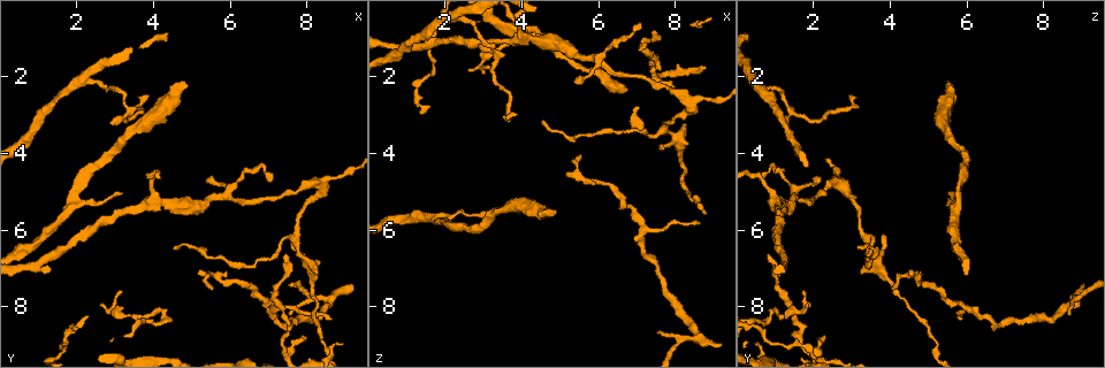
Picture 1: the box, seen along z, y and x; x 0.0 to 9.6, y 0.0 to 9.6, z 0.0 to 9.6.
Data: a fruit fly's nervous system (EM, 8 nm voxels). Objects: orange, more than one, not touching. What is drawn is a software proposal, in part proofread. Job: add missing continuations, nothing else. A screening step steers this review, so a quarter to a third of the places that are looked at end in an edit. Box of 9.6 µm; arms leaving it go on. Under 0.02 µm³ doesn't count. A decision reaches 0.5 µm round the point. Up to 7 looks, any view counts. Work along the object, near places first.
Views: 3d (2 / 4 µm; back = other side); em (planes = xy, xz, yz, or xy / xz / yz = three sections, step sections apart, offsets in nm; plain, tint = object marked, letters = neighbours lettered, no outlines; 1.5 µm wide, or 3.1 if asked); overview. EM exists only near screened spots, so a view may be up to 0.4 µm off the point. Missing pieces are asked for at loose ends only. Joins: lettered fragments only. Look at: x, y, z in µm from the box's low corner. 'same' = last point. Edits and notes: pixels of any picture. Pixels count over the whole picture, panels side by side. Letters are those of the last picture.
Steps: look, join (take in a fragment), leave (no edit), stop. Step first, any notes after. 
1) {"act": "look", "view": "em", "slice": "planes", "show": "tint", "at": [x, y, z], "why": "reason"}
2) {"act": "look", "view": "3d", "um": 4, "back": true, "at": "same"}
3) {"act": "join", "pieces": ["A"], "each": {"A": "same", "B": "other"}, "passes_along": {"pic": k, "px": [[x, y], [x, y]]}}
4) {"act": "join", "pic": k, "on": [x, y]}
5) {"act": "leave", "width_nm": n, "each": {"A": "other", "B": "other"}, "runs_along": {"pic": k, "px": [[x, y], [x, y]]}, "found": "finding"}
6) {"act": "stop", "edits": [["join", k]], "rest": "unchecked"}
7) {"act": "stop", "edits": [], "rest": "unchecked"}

{"act": "look", "view": "em", "slice": "xz", "step": 4, "show": "letters", "at": [7.45, 6.65, 0.80], "why": "free end"}

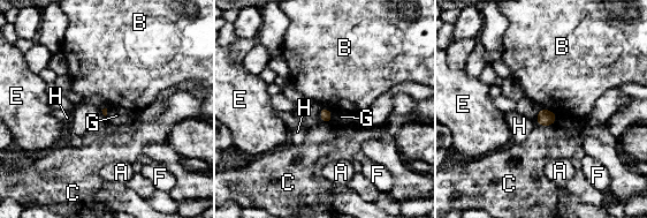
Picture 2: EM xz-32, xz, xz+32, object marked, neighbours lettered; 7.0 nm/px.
{"act": "look", "view": "em", "slice": "yz", "step": 4, "show": "letters", "at": "same"}

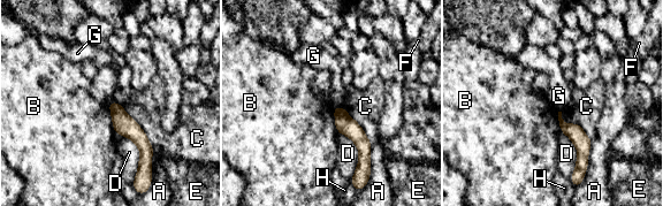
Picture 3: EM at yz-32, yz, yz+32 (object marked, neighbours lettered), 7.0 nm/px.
{"act": "leave", "each": {"A": "other", "B": "other", "C": "other", "D": "other", "E": "other", "F": "other", "G": "other", "H": "other"}, "runs_along": {"pic": 3, "px": [[112, 105], [144, 145], [146, 163]]}, "found": "no lettered fragment goes on from it"}

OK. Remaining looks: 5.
{"act": "look", "view": "em", "slice": "xy", "step": 4, "show": "tint", "at": [4.90, 2.20, 5.50], "why": "free end"}

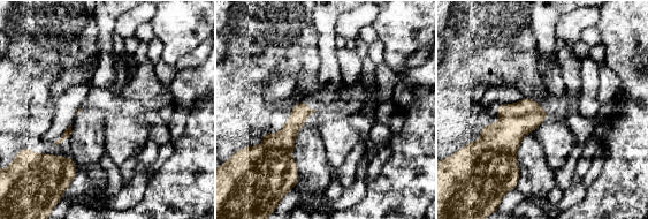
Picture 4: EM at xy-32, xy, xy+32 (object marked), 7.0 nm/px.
{"act": "look", "view": "em", "slice": "planes", "show": "letters", "at": "same"}

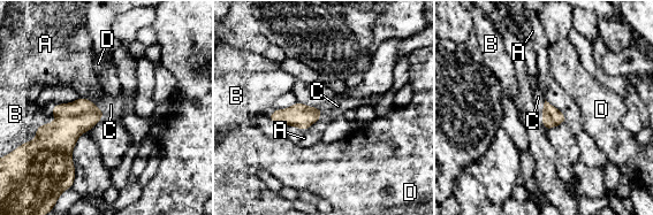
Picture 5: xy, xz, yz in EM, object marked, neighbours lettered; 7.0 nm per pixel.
{"act": "join", "pieces": ["C"], "each": {"A": "other", "B": "other", "C": "same", "D": "other"}, "passes_along": {"pic": 5, "px": [[74, 118], [98, 108], [111, 105]]}, "found": "the neuron continues"}

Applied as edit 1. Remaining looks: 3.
{"act": "look", "view": "overview", "why": "see it whole again"}

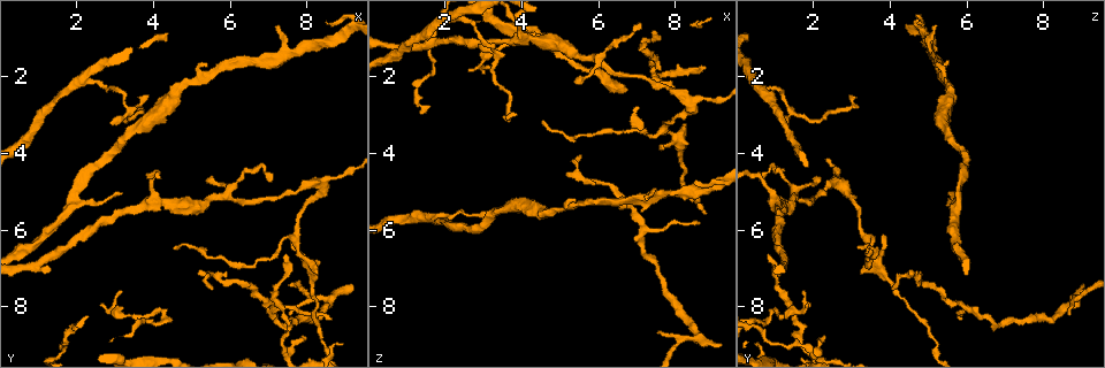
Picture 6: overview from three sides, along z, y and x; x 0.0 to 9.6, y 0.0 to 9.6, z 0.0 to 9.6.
{"act": "look", "view": "em", "slice": "xz", "step": 8, "show": "letters", "at": [7.25, 0.70, 5.15], "why": "free end"}

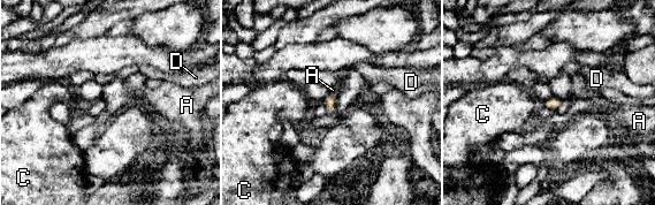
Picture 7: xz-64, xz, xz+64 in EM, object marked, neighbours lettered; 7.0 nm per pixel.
{"act": "look", "view": "em", "slice": "planes", "show": "letters", "at": "same"}

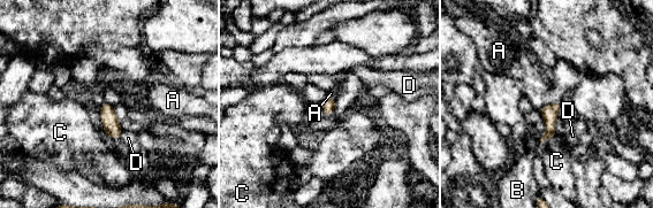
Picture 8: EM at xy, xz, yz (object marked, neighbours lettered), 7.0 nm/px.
{"act": "leave", "each": {"A": "other", "B": "other", "C": "other", "D": "other"}, "border": {"pic": 8, "px": [[557, 100], [546, 104], [539, 109]]}, "found": "no lettered fragment goes on from it"}

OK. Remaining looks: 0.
{"act": "stop", "edits": [["join", 5]], "rest": "unchecked"}

